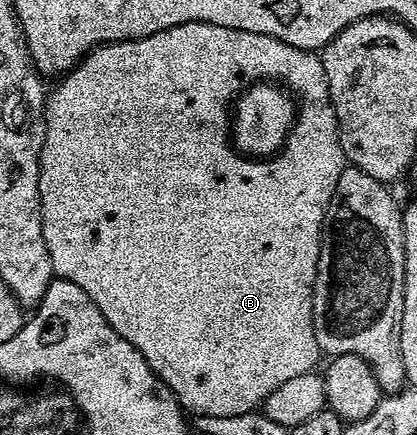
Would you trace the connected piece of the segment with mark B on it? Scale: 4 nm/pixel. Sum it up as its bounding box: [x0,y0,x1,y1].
[40,21,346,417]

